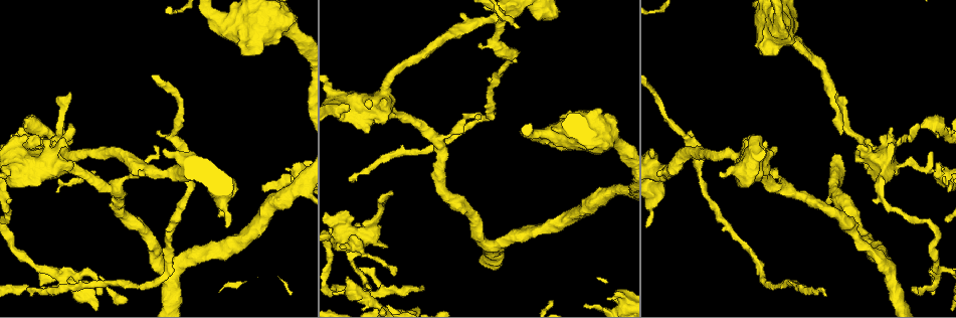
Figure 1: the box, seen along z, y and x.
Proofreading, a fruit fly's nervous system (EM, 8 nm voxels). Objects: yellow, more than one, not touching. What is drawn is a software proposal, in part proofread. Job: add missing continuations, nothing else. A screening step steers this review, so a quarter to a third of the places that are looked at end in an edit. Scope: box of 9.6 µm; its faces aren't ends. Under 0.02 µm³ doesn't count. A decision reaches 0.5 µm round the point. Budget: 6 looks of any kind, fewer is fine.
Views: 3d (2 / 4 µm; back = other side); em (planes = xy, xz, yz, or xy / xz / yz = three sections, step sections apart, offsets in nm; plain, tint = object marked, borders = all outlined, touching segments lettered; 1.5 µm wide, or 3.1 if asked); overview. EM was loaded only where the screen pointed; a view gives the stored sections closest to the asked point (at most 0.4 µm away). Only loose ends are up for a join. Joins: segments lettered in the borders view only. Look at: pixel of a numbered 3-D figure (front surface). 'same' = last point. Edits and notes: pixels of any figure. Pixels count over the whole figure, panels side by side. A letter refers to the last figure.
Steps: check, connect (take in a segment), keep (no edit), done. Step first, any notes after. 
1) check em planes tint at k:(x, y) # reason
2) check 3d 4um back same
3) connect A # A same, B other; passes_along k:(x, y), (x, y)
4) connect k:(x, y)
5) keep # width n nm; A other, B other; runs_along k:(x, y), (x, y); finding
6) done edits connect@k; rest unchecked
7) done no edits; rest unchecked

check em planes borders at 1:(826, 294)

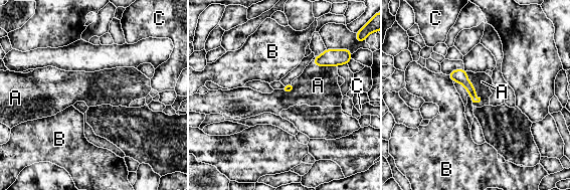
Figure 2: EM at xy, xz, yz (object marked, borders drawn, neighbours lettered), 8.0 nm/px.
connect A # longest_contact A 280 nm; A same, B other, C other; the neuron continues

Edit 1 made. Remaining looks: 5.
check overview # see it whole again

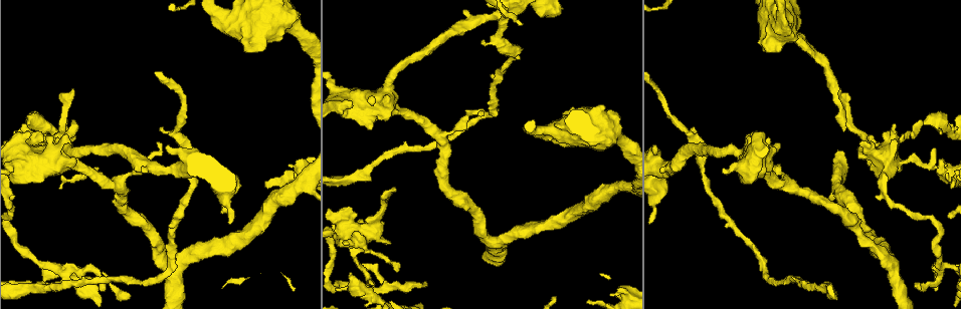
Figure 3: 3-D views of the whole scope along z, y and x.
check 3d 4um at 3:(161, 128) # an open end

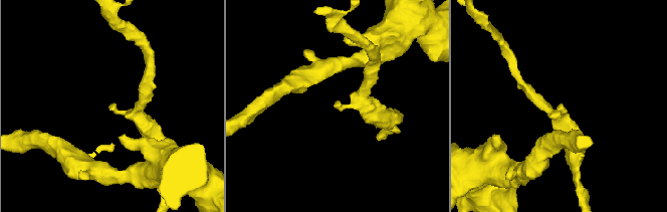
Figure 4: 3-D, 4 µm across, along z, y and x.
check em planes tint at 4:(334, 104)

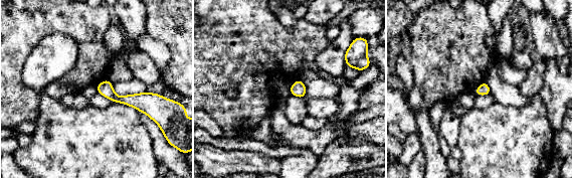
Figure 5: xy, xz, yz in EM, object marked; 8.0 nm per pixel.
check em planes borders same # what lies round it

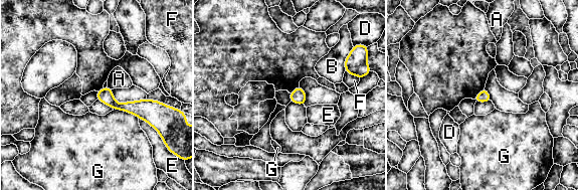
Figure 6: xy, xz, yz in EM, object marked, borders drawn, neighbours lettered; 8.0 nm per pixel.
keep # longest_contact G 220 nm; A other, B other, D other, E other, F other, G other; runs_along 6:(100, 93), (115, 106), (156, 107); no lettered segment goes on from it

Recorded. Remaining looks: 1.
done edits connect@2; rest unchecked

